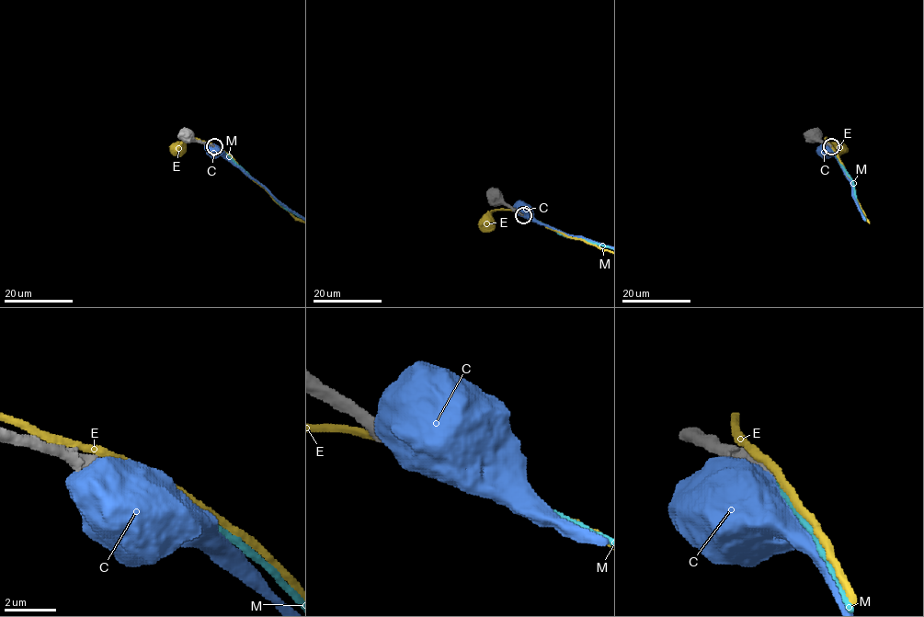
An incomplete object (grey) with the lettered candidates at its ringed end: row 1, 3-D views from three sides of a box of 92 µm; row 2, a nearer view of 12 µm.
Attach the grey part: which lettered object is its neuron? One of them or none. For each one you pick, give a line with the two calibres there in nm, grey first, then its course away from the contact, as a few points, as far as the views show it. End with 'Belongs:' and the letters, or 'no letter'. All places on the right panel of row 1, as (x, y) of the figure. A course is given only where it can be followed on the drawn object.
M: Thickness 280 nm (grey) against 240 nm
Belongs: M

